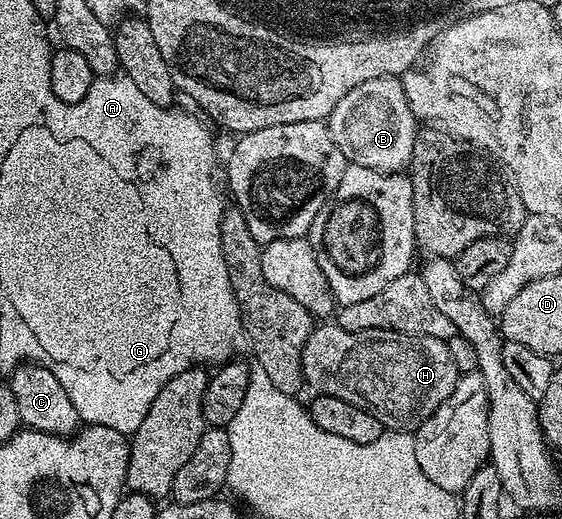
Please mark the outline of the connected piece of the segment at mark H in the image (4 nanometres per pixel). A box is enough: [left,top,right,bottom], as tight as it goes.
[303,322,459,432]

